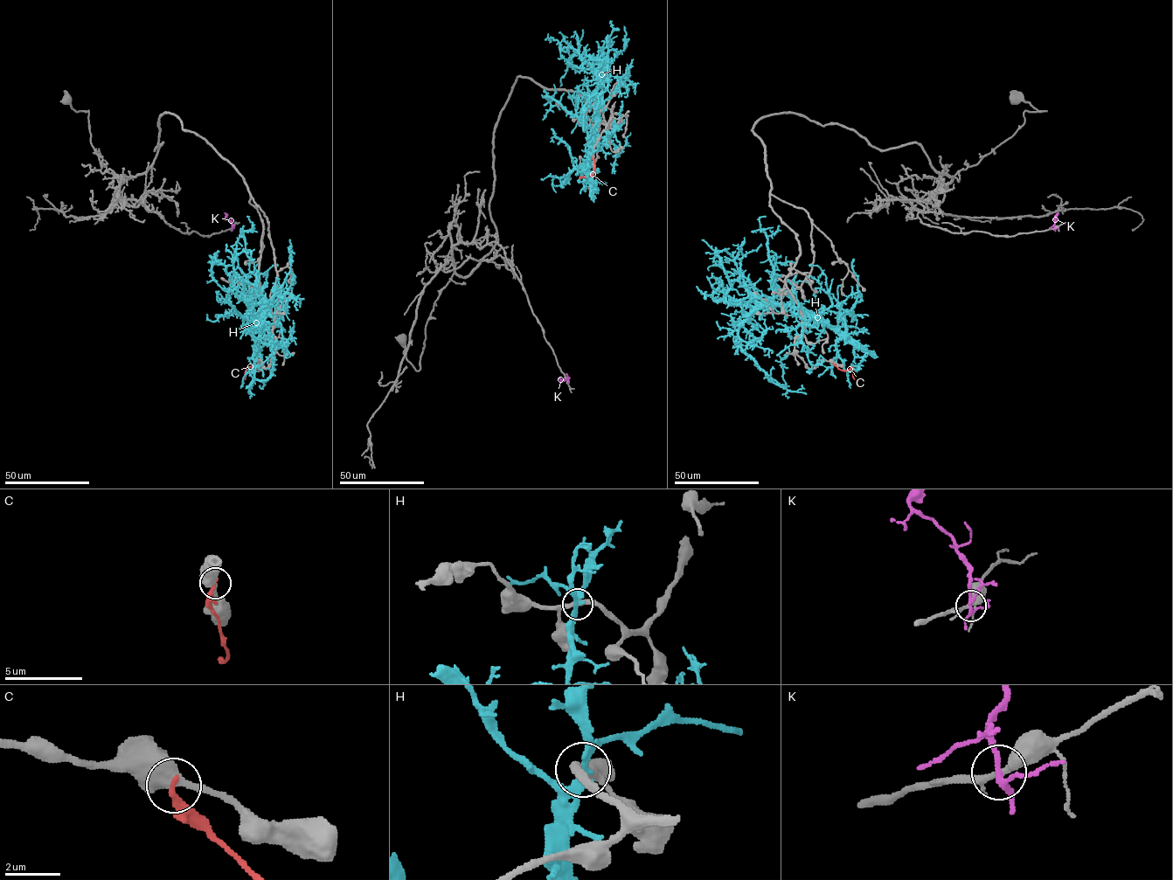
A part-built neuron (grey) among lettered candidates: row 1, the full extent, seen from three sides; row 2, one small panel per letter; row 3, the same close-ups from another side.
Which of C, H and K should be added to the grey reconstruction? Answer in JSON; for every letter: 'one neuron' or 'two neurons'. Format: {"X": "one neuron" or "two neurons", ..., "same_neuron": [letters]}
{"C": "two neurons", "H": "two neurons", "K": "two neurons", "same_neuron": []}

